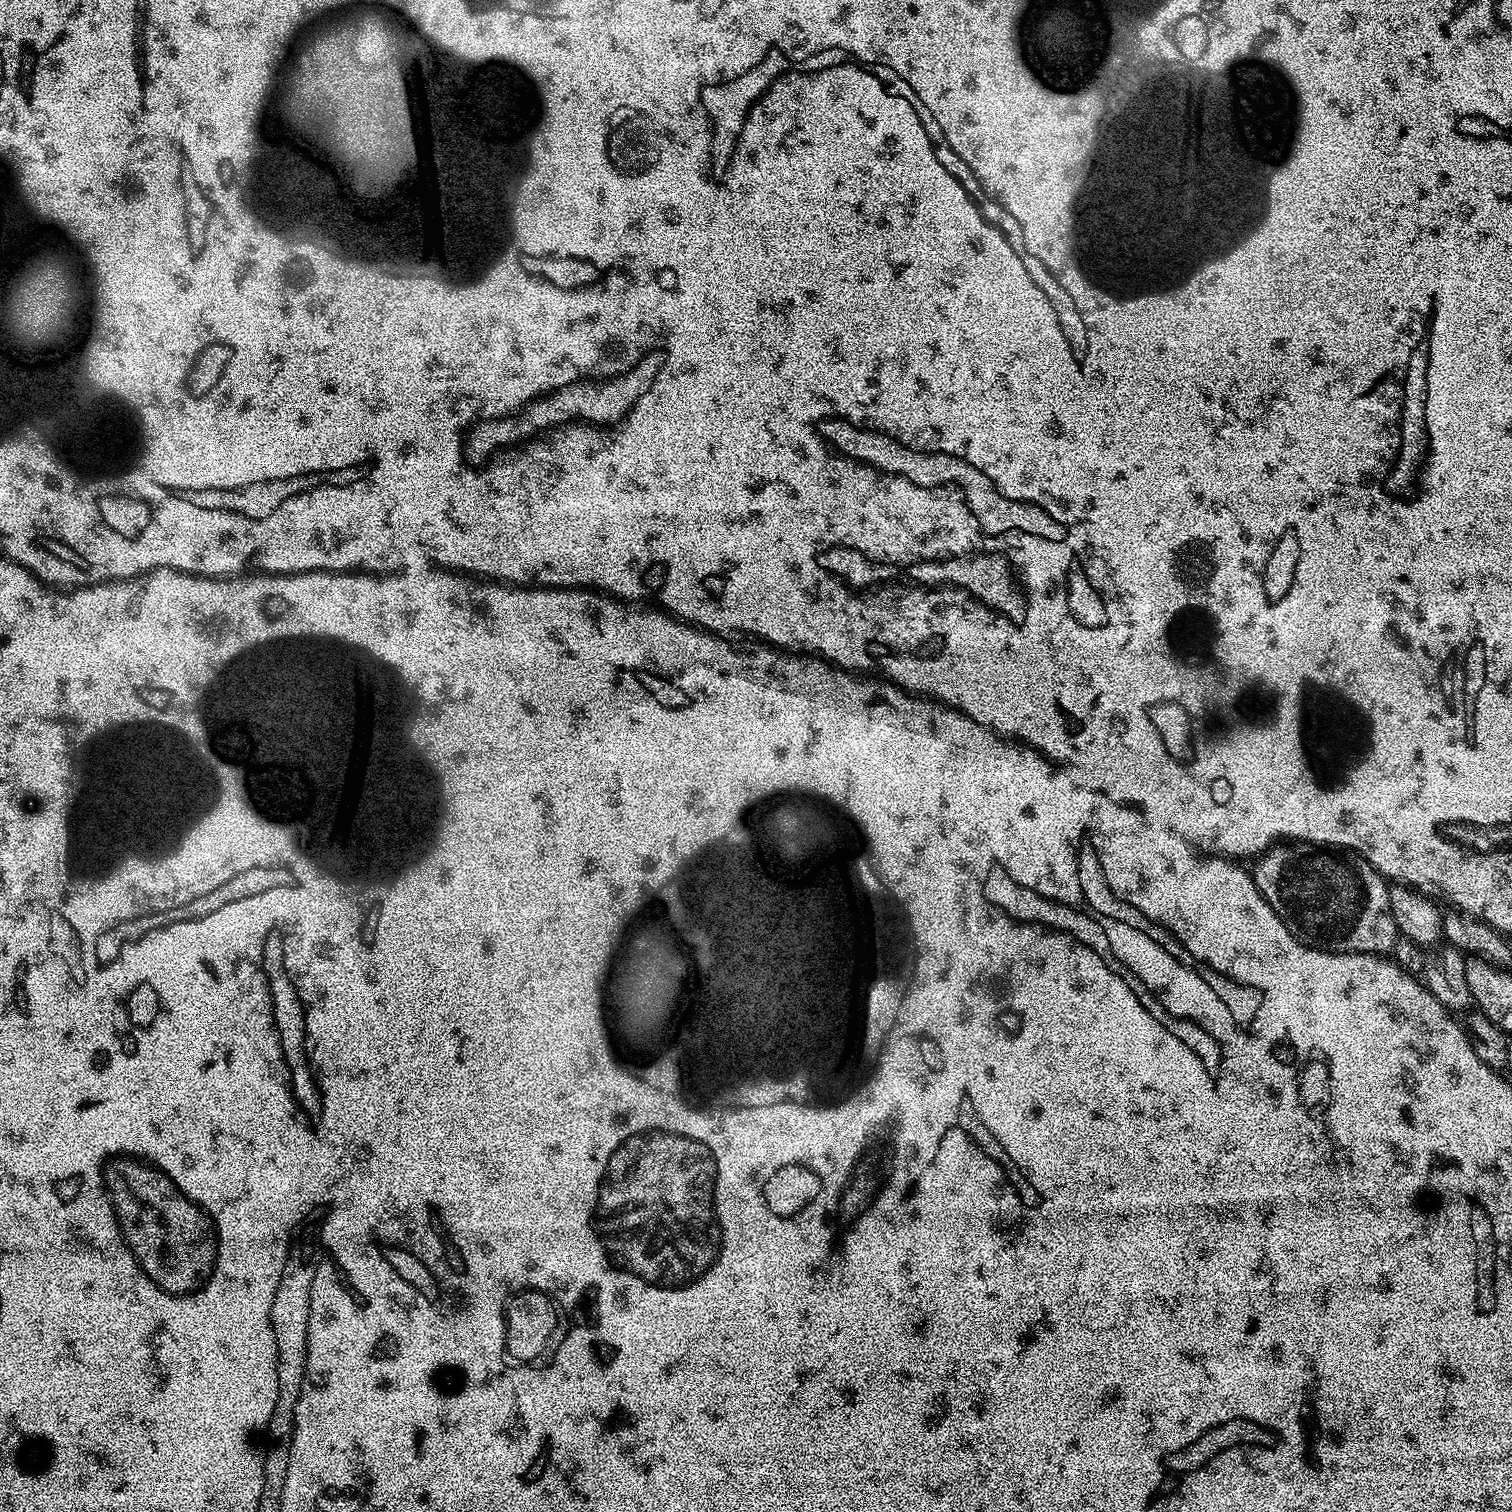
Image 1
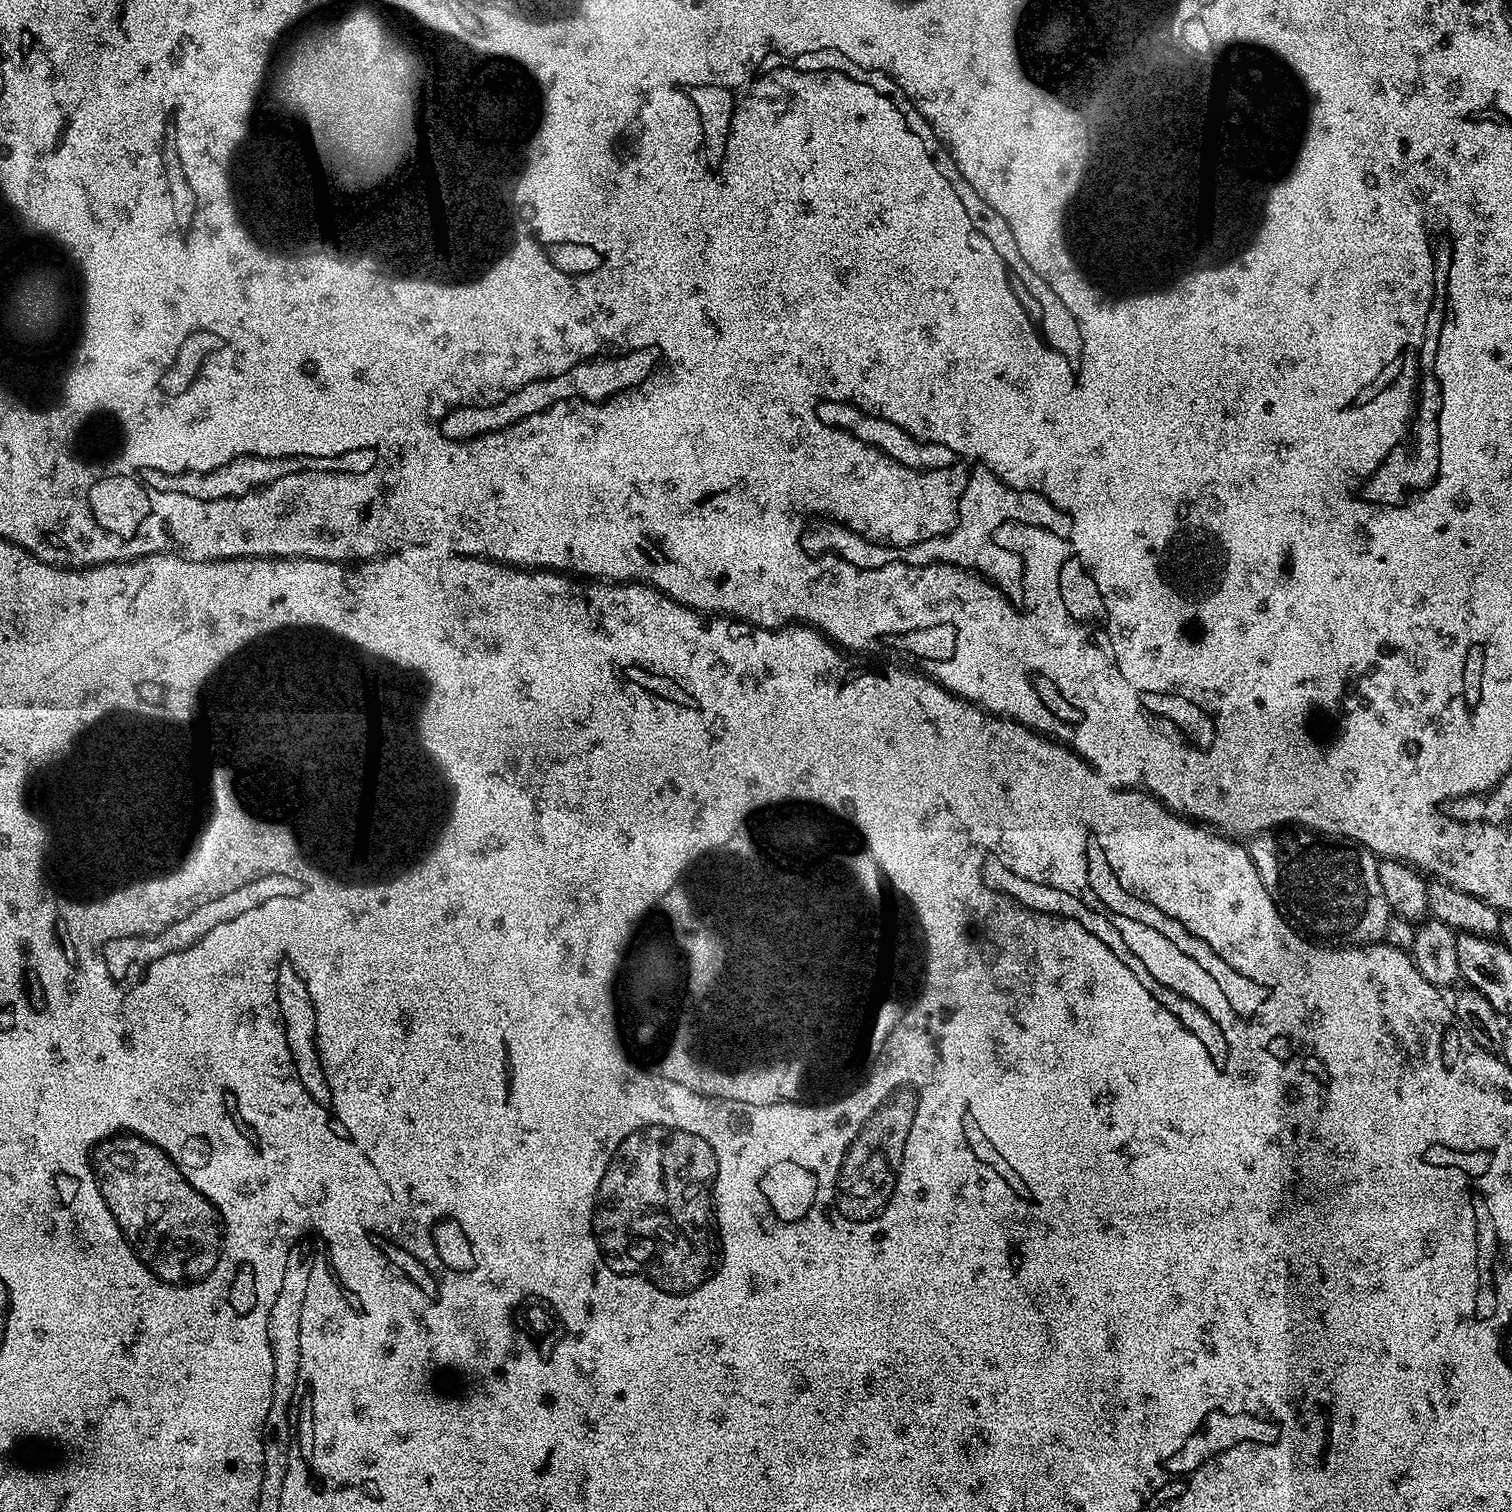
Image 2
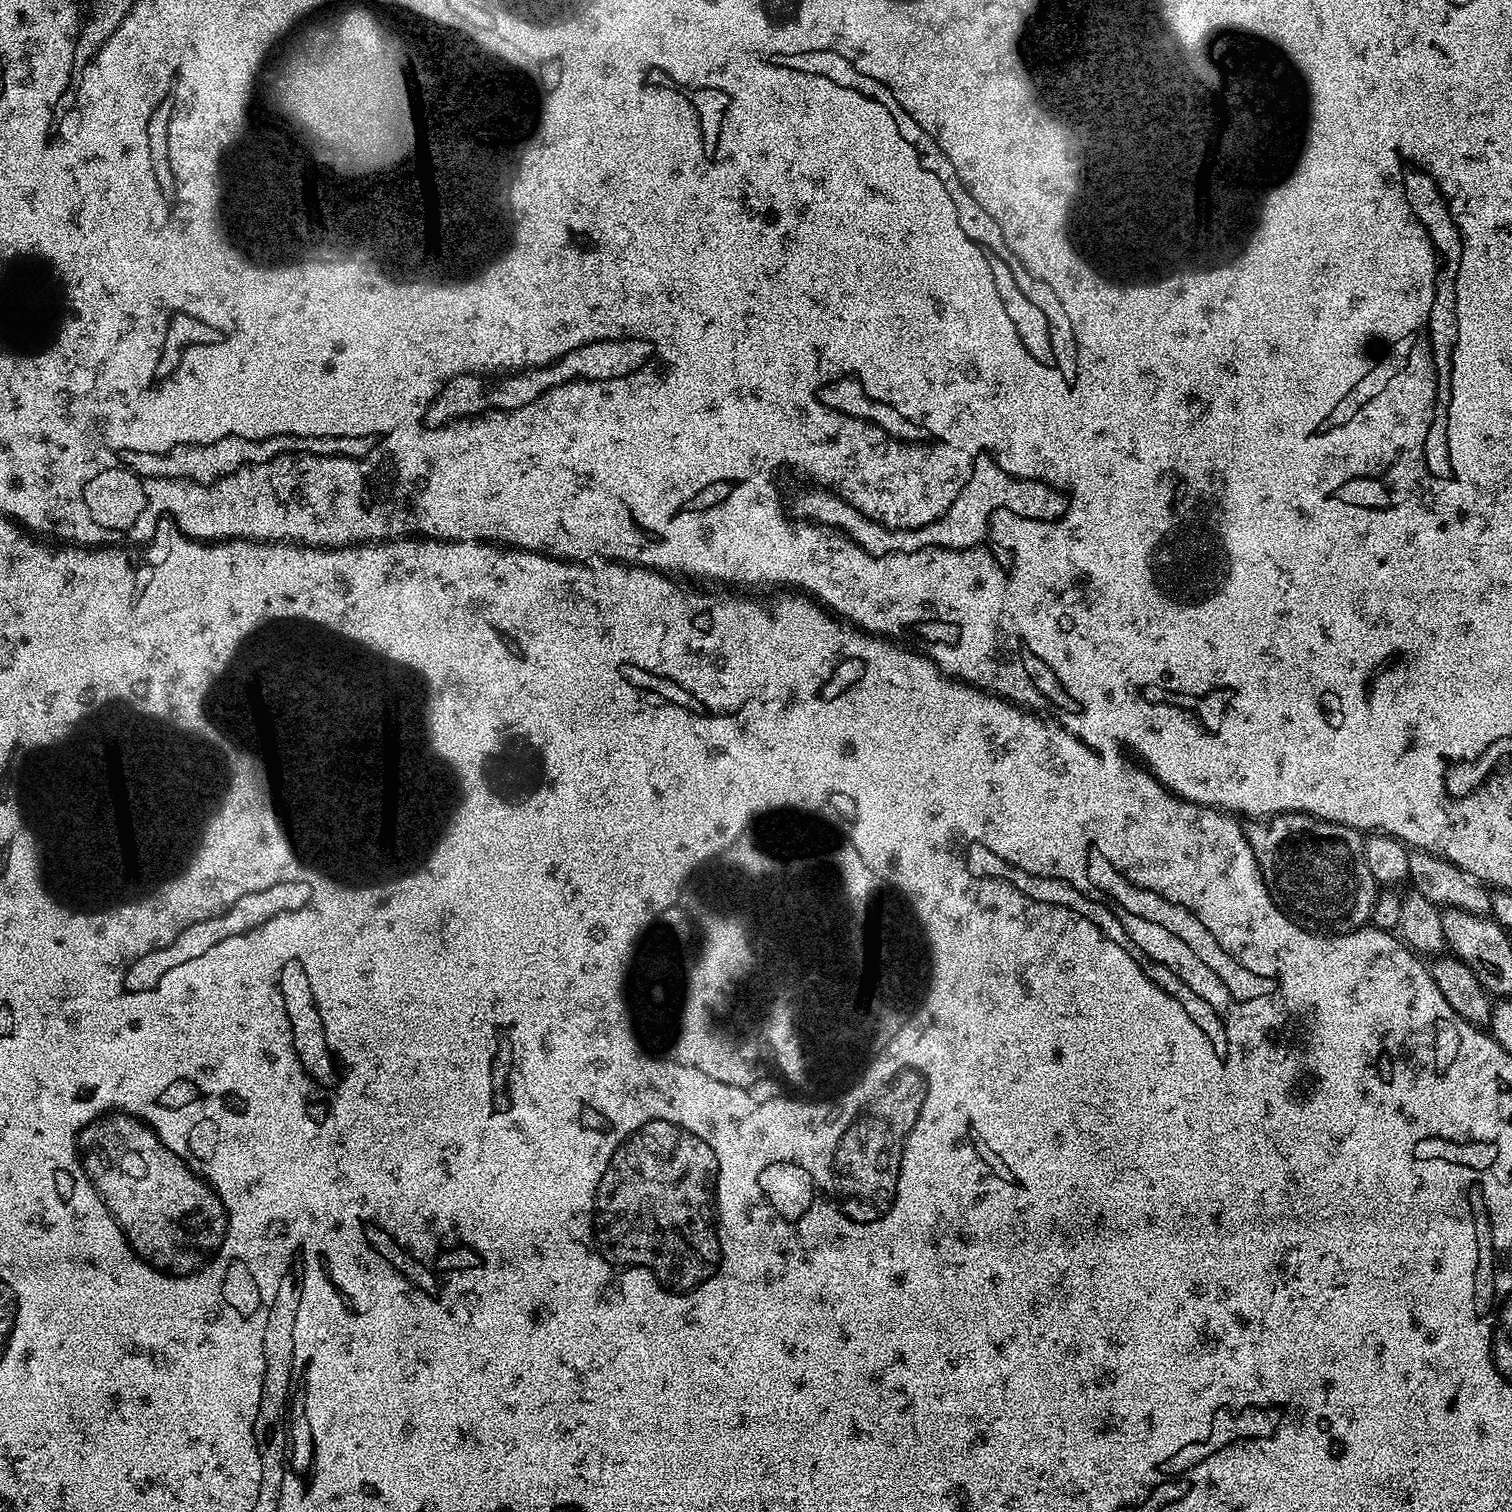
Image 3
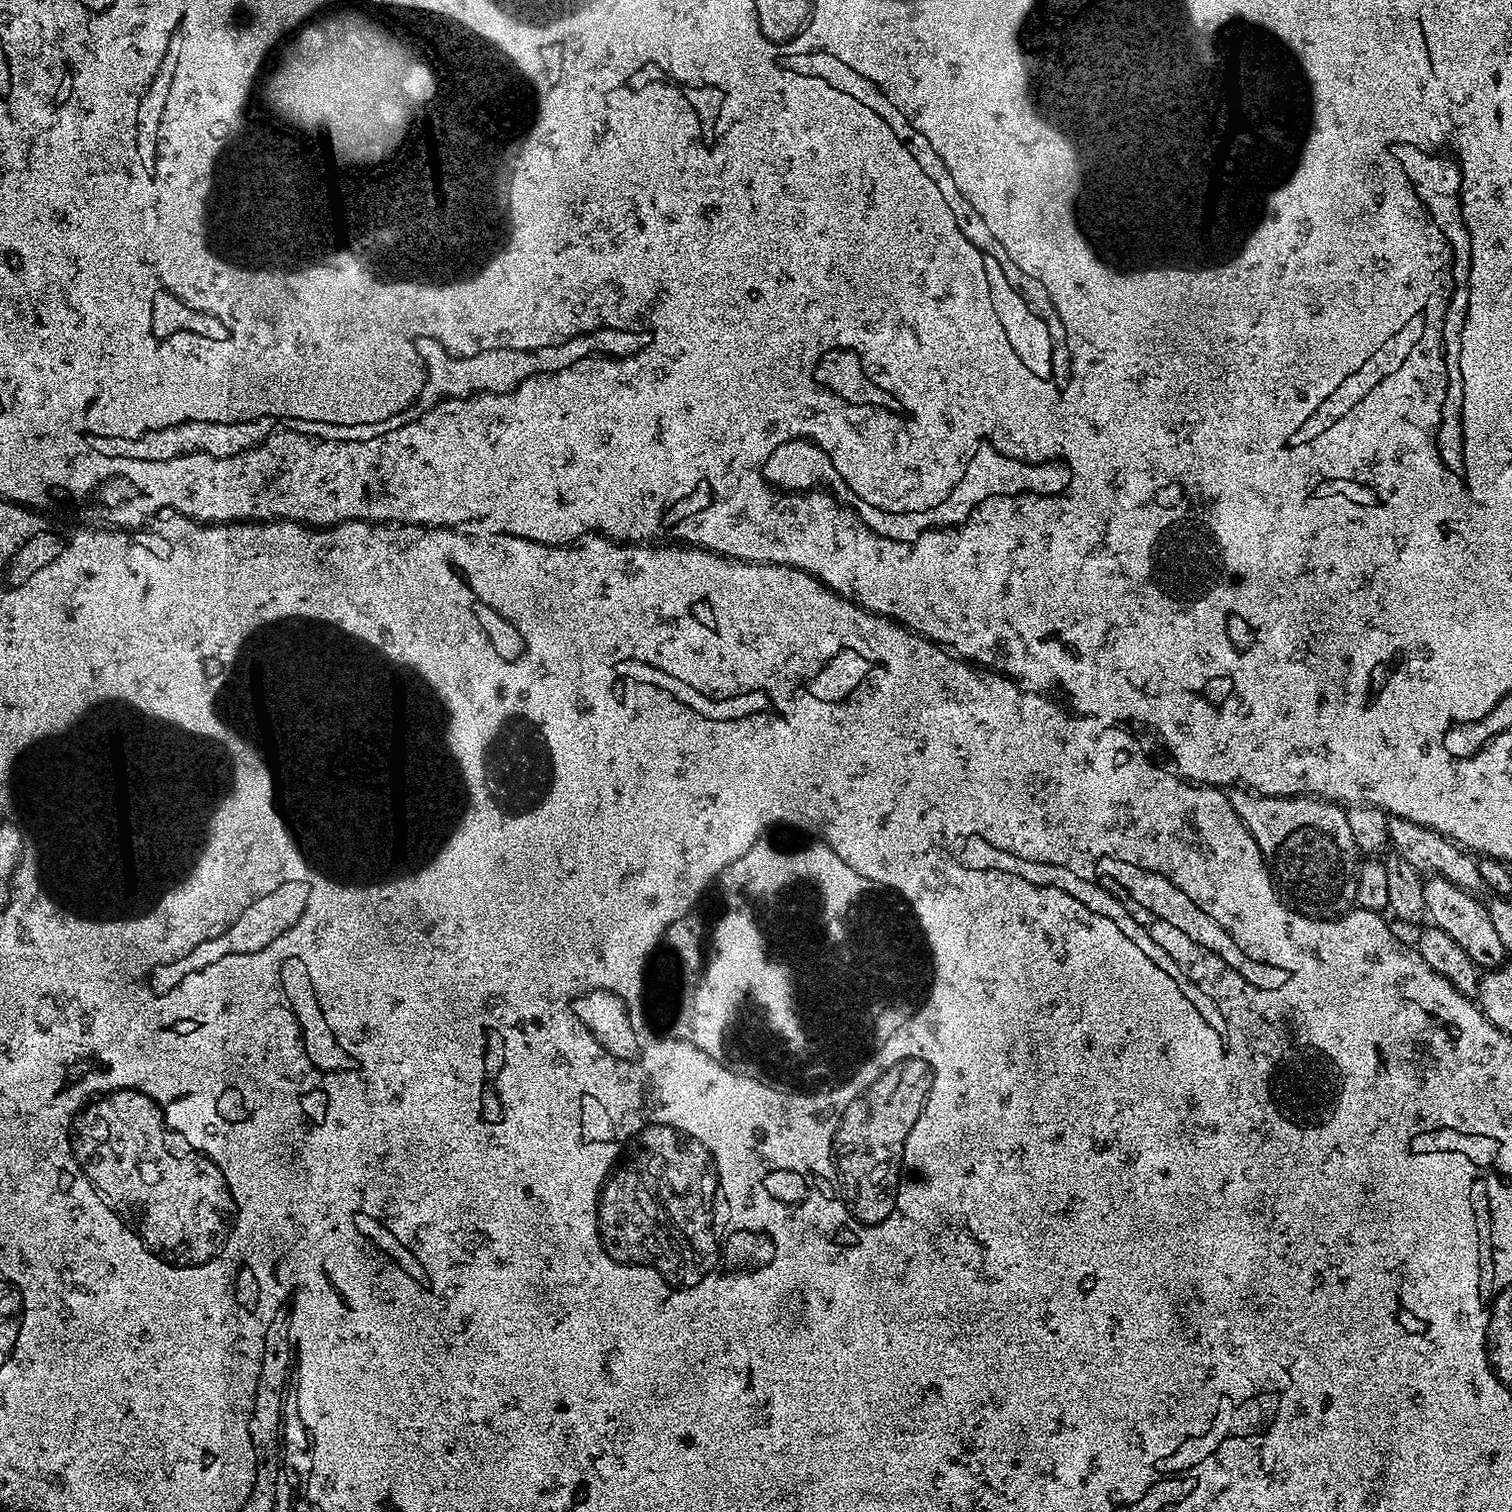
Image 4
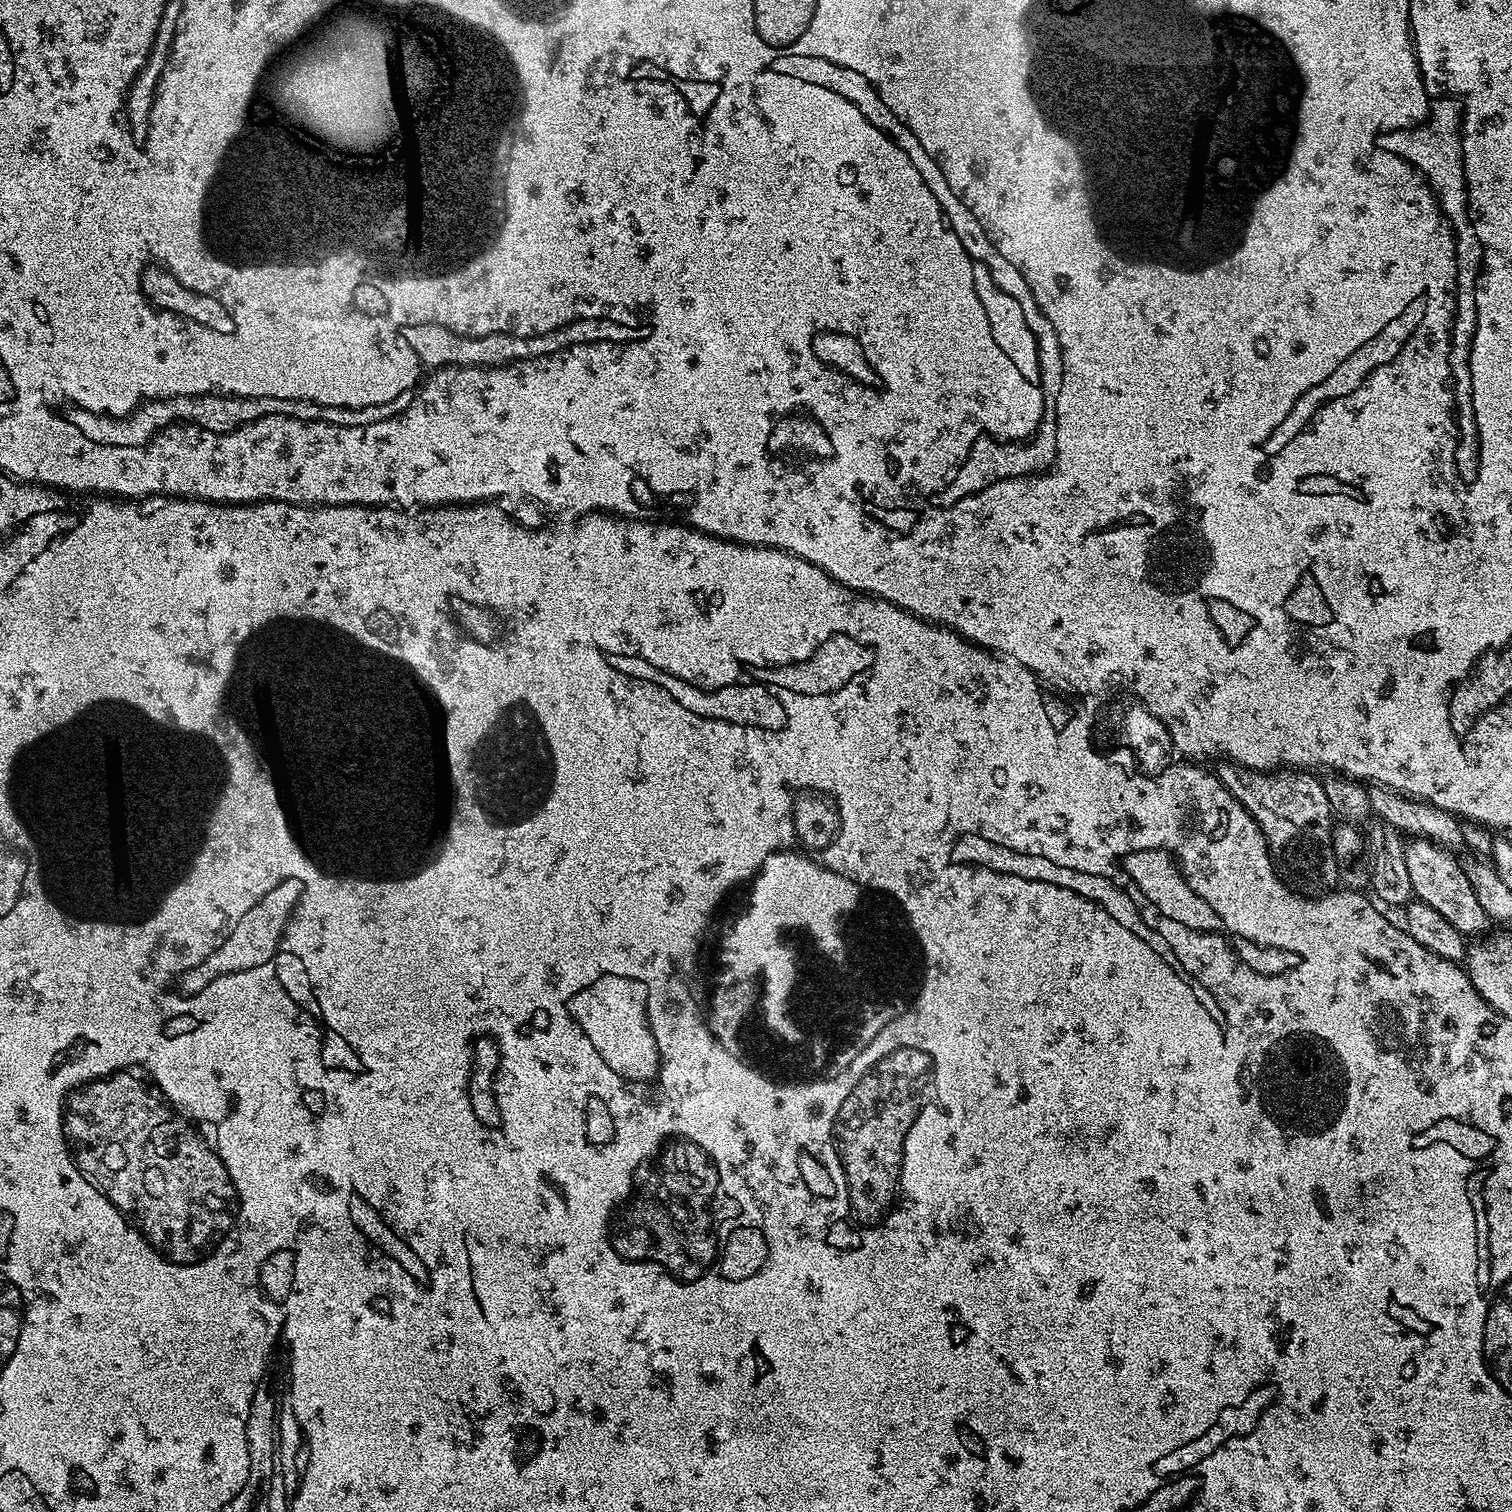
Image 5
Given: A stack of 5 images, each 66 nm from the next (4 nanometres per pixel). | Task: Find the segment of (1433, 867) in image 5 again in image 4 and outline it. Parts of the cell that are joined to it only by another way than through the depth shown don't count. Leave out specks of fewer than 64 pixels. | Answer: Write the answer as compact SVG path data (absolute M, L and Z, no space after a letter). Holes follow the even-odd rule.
M1428 876L1424 880L1424 893L1426 894L1427 919L1458 942L1462 950L1476 964L1477 969L1491 970L1505 963L1506 953L1498 933L1494 930L1494 922L1490 922L1487 907L1483 903L1479 904L1473 893L1454 886L1441 876Z

